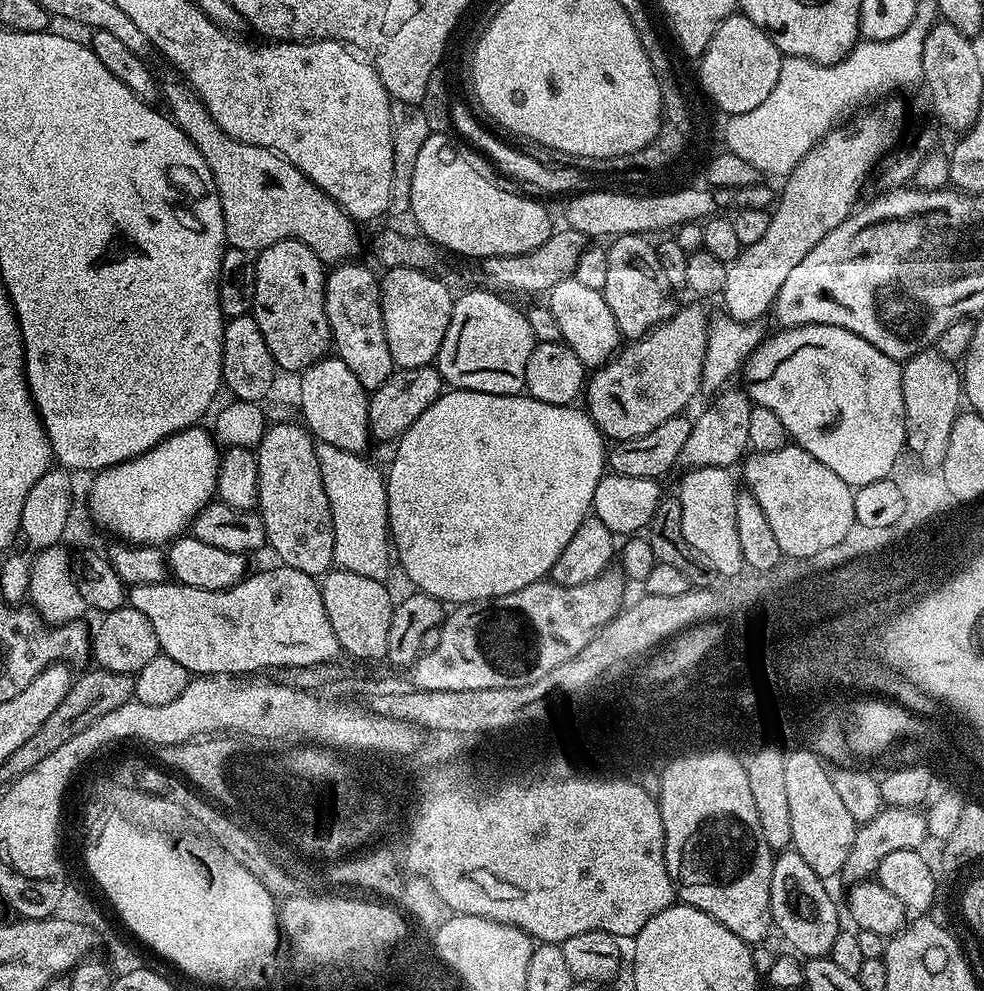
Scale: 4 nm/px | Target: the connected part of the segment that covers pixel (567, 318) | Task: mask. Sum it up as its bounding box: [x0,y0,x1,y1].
[546,279,622,370]

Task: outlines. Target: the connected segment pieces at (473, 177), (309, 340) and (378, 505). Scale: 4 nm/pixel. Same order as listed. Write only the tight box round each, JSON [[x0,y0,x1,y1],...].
[[410,132,554,258],[250,240,332,373],[316,443,390,581]]

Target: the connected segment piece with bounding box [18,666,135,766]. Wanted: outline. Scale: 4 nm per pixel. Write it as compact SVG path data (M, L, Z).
M95 667L94 670L77 675L72 682L70 690L62 698L60 705L42 722L37 733L28 738L18 748L18 756L24 758L24 766L32 766L36 760L42 758L44 752L52 754L74 734L81 733L93 721L104 714L108 714L118 707L127 704L135 695L135 677L133 675L118 674L116 671L106 671L104 668Z

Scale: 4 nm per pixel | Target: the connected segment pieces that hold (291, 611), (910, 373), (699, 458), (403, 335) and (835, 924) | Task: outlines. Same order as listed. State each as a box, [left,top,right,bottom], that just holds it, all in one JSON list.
[[126,566,342,674],[901,347,962,464],[676,391,754,470],[380,268,453,368],[770,850,842,958]]

